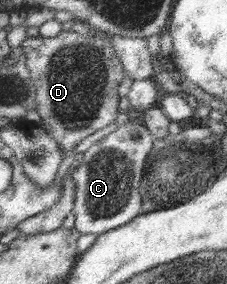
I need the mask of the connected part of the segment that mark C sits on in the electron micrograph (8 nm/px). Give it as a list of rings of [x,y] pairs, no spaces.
[[[128,120],[83,152],[78,167],[70,171],[76,187],[71,213],[78,234],[98,236],[126,224],[142,212],[139,186],[145,159],[155,140],[141,120]]]

